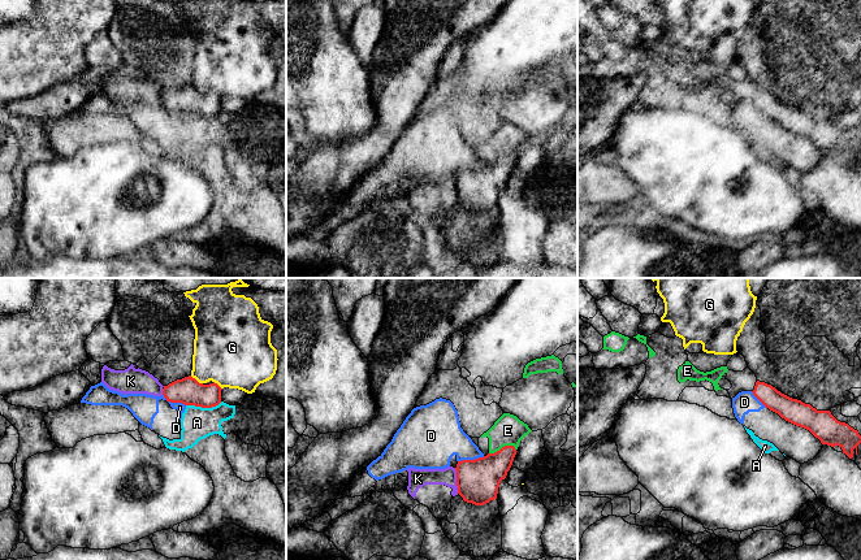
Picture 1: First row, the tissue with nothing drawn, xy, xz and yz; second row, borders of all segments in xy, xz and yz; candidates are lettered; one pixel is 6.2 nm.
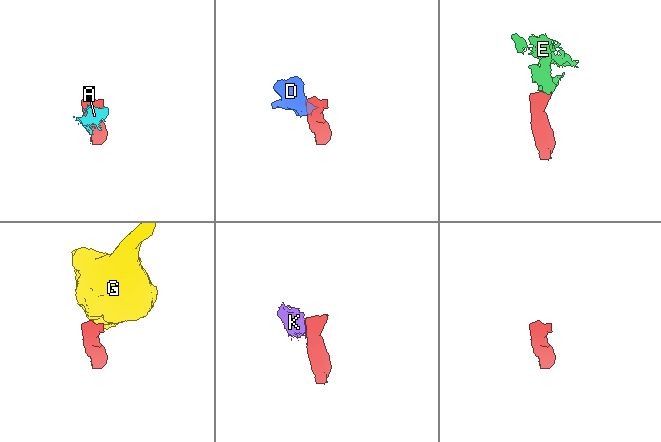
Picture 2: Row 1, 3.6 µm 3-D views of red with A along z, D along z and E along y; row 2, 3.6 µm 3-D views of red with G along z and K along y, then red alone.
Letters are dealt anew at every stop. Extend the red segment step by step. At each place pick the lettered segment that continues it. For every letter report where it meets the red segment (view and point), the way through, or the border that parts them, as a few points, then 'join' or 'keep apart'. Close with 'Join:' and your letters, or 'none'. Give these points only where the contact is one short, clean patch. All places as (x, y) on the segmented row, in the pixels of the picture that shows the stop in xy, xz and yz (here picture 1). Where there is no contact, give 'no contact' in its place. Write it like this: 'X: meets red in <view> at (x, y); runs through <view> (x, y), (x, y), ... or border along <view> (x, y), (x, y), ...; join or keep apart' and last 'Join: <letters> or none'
A: meets red in xy at (203, 407); keep apart
D: meets red in xz at (471, 460); border along xz (484, 456), (458, 461); keep apart
E: meets red in xz at (502, 447); runs through xz (479, 480), (500, 459), (502, 447), (507, 430); join
G: meets red in xy at (195, 380); border along xy (190, 376), (202, 383); keep apart
K: meets red in xz at (457, 481); border along xz (454, 468), (458, 493); keep apart
Join: E

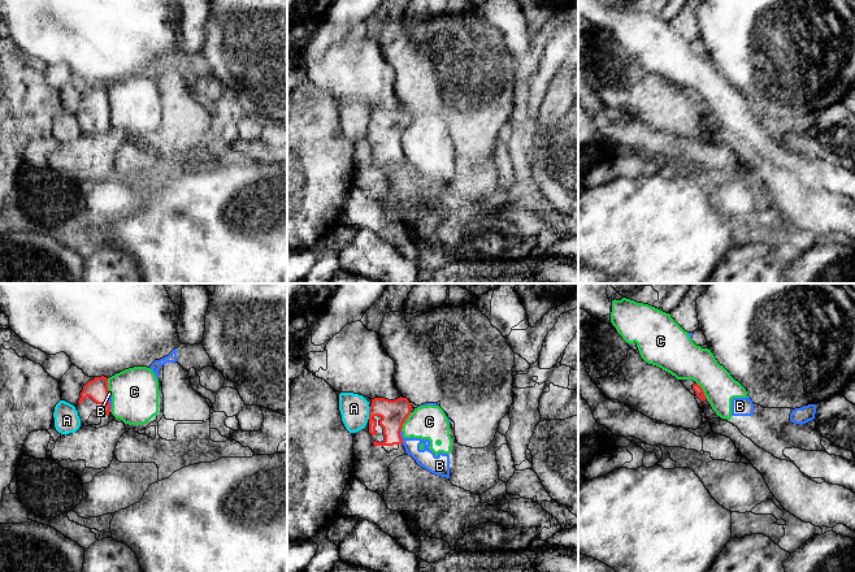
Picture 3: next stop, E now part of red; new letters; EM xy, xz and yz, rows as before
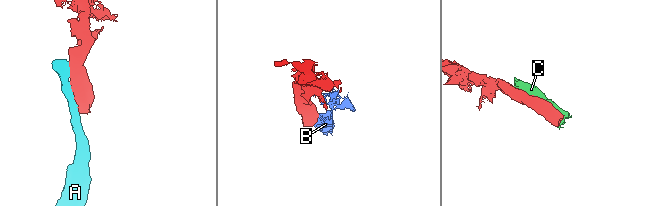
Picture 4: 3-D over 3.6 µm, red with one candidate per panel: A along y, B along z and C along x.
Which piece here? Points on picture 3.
A: meets red in xz at (369, 414); keep apart
B: meets red in xz at (400, 437); border along xz (400, 430), (402, 443); keep apart
C: meets red in xz at (404, 421); keep apart
Join: none

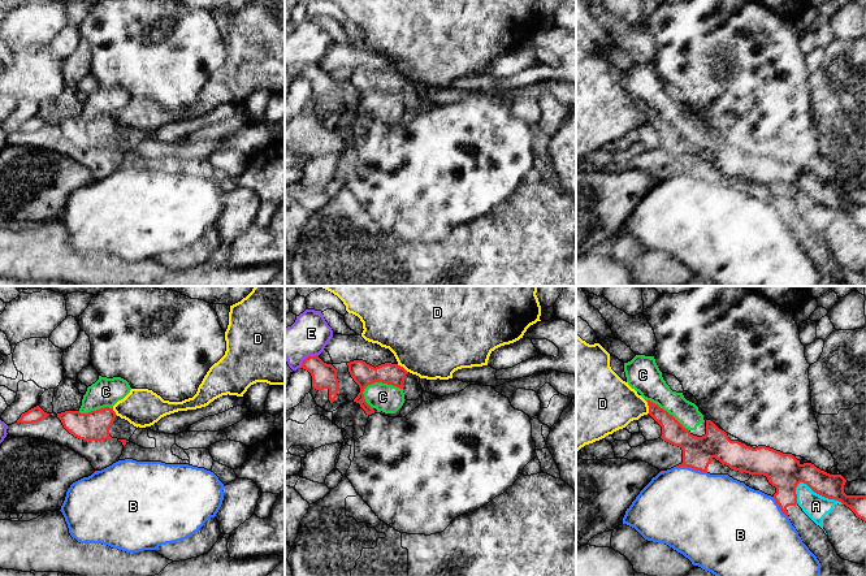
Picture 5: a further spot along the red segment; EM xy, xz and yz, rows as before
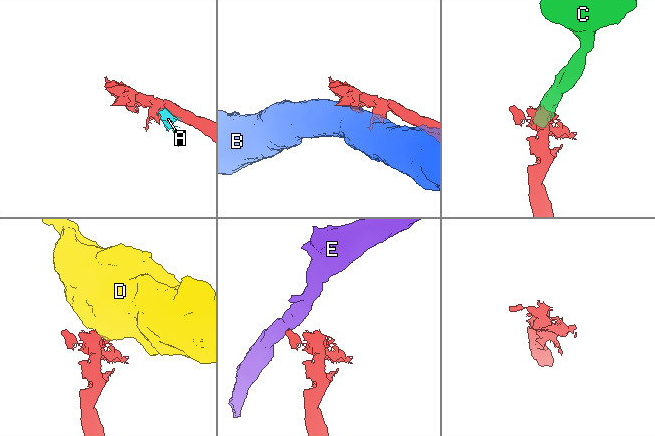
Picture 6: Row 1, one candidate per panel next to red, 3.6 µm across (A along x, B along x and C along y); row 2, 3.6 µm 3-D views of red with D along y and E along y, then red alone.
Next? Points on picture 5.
A: meets red in yz at (819, 494); keep apart
B: meets red in yz at (692, 467); keep apart
C: meets red in xz at (381, 381); join
D: meets red in yz at (648, 405); border along yz (644, 399), (649, 412); keep apart
E: meets red in xz at (308, 356); border along xz (317, 354), (308, 355), (299, 367); keep apart
Join: C

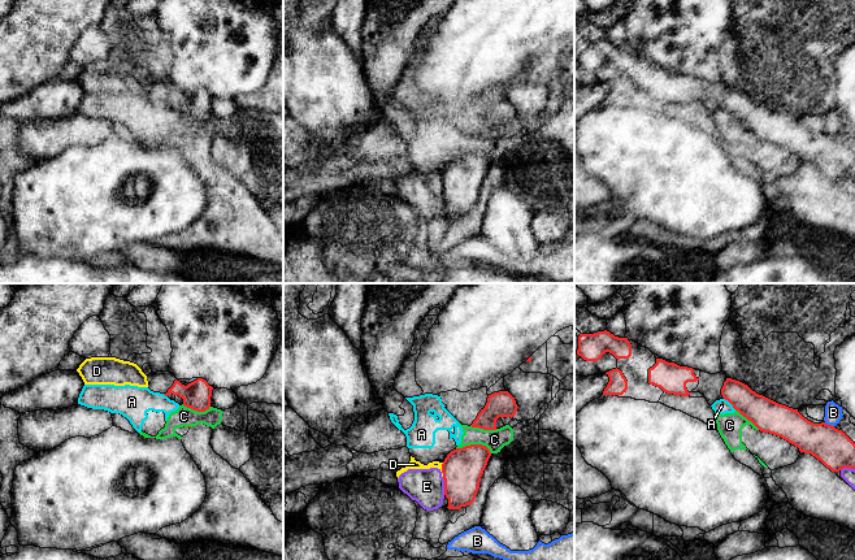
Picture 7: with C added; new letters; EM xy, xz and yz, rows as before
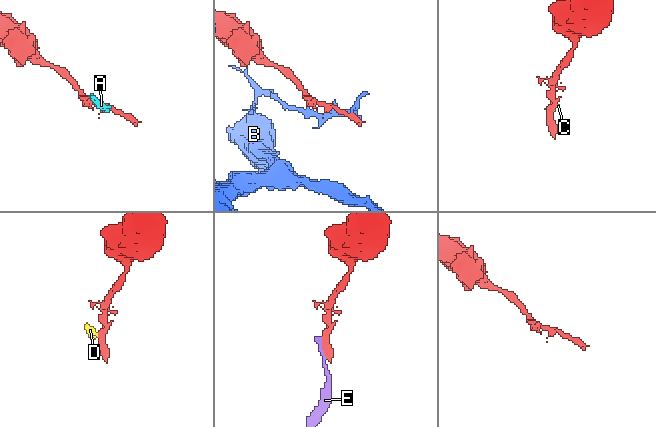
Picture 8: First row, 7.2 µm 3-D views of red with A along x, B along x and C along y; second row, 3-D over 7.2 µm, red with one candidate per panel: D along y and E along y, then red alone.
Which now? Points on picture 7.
A: meets red in yz at (730, 403); border along yz (724, 398), (736, 409); keep apart
B: meets red in yz at (829, 425); border along yz (824, 422), (833, 426); keep apart
C: meets red in xz at (474, 445); keep apart
D: meets red in xz at (442, 469); border along xz (442, 463), (443, 476); keep apart
E: meets red in xz at (445, 486); keep apart
Join: none

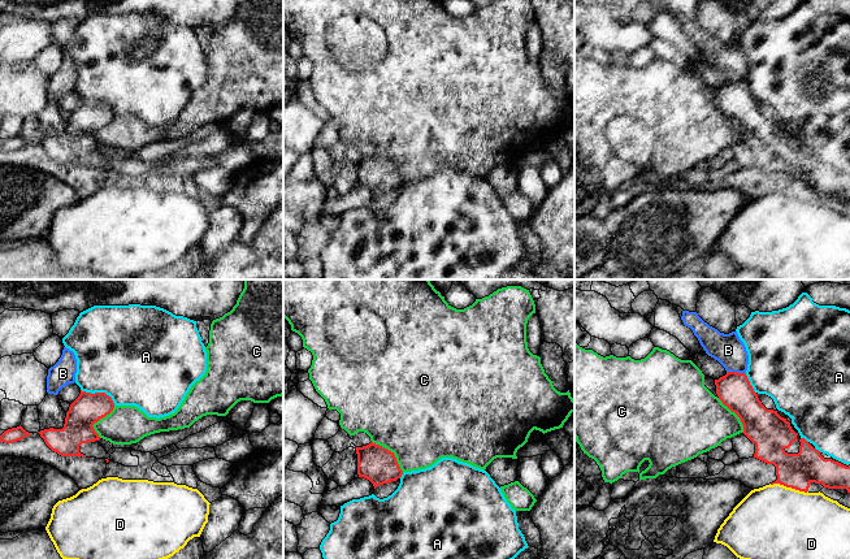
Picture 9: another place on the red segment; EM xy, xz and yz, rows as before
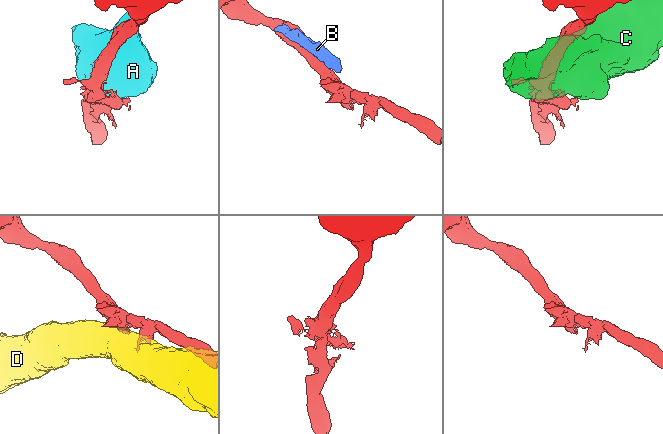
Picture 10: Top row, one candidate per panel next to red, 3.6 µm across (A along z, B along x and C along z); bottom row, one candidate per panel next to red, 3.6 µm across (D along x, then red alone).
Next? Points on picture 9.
A: meets red in xy at (99, 393); keep apart
B: meets red in yz at (736, 372); keep apart
C: meets red in xz at (391, 453); keep apart
D: meets red in yz at (789, 486); keep apart
Join: none

